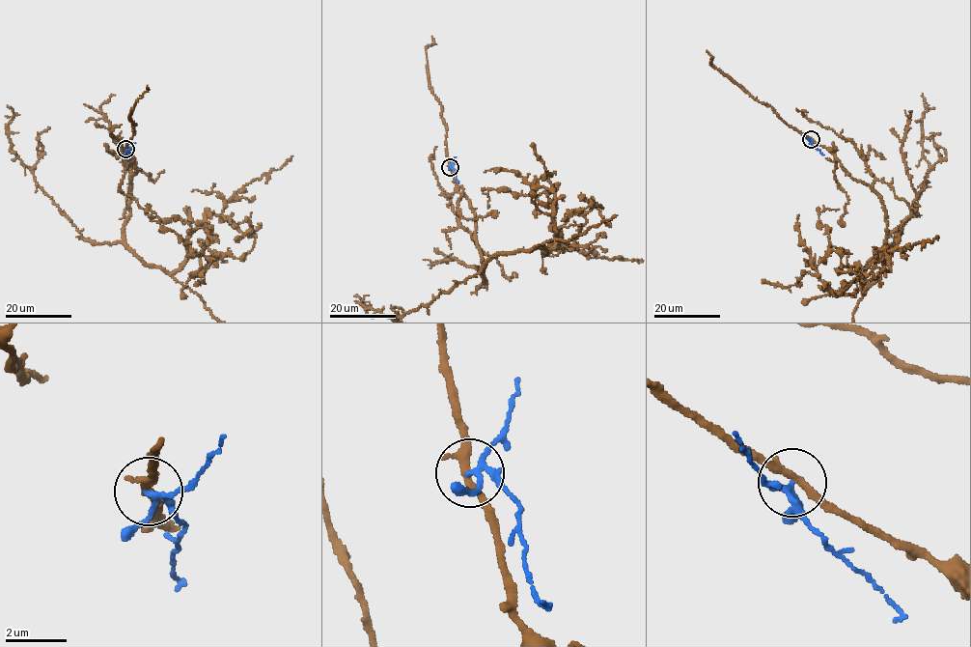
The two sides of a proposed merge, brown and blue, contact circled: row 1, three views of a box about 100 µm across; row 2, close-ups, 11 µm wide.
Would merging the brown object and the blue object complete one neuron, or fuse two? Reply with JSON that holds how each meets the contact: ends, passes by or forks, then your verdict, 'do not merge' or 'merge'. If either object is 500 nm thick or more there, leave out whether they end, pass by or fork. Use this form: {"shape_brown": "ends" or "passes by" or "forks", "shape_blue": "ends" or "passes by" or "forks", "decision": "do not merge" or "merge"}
{"shape_brown": "passes by", "shape_blue": "forks", "decision": "do not merge"}

